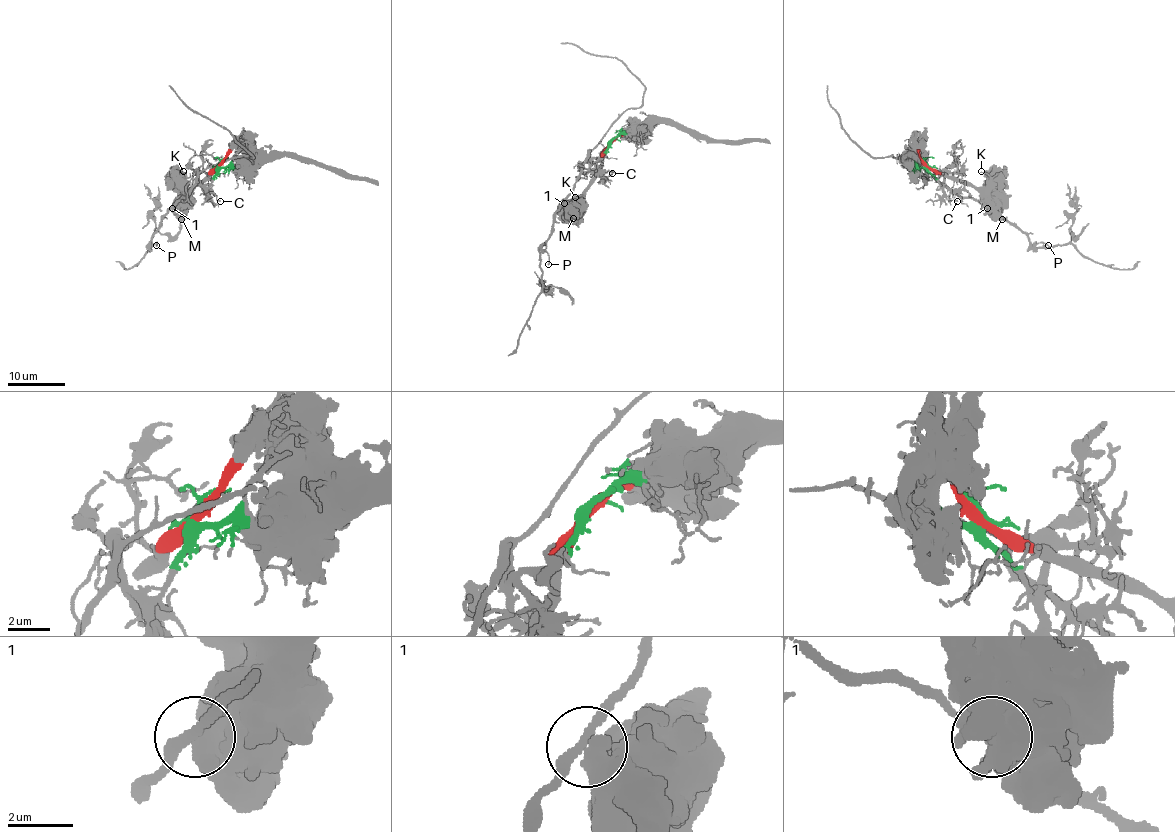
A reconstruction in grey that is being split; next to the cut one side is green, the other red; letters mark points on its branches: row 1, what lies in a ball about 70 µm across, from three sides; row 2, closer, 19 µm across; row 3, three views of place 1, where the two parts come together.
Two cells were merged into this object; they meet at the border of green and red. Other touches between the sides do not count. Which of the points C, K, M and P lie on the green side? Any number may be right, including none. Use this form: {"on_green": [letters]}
{"on_green": ["C", "P"]}

